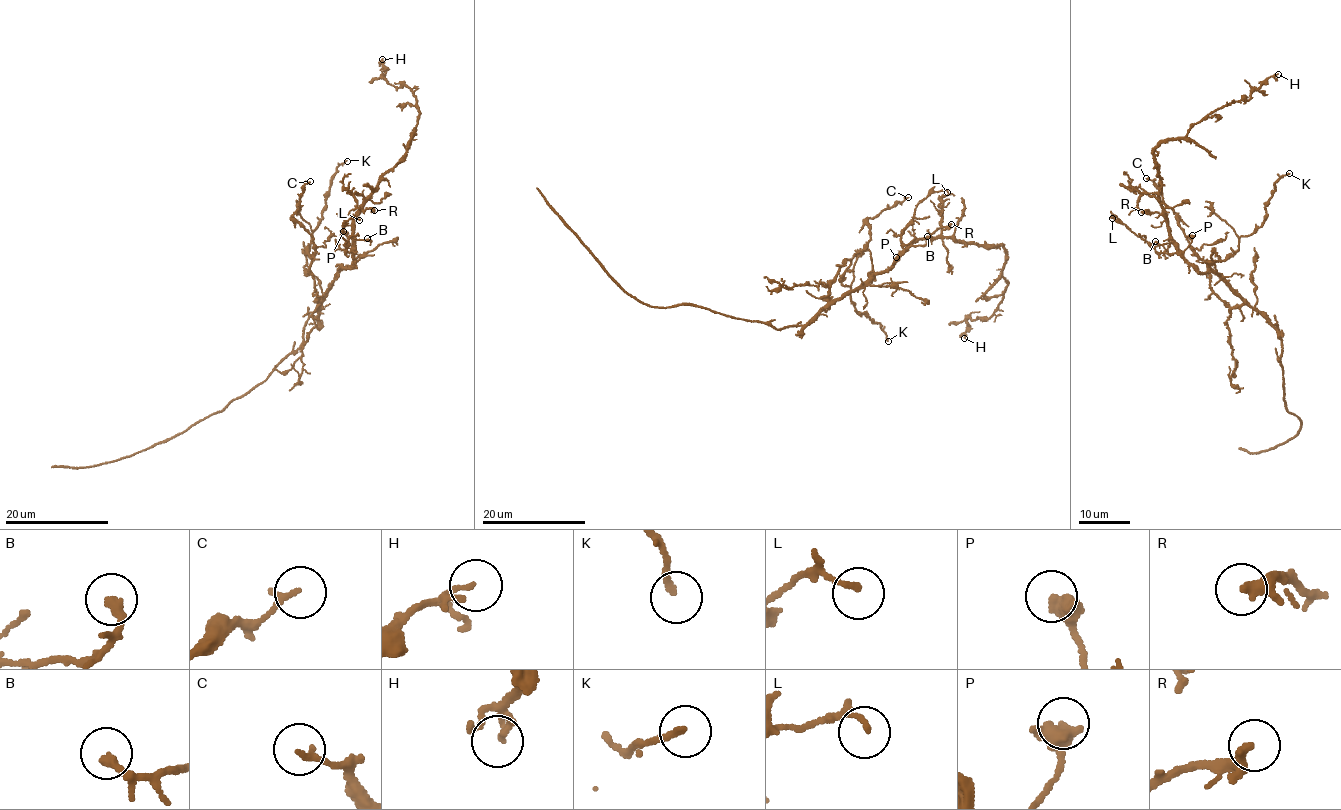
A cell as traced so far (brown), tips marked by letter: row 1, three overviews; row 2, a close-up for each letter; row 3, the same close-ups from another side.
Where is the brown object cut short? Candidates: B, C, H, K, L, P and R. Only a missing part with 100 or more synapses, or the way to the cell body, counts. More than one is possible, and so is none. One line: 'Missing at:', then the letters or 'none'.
Missing at: none

